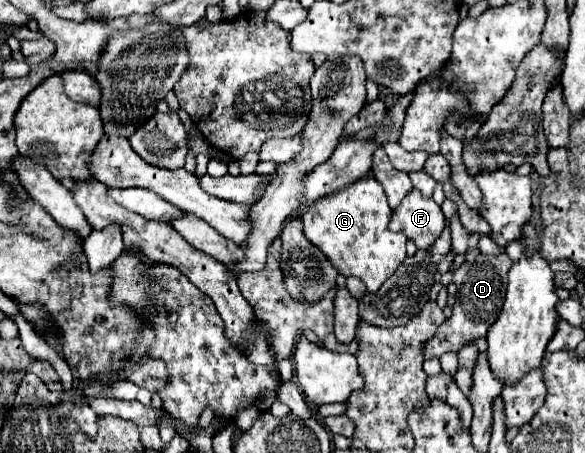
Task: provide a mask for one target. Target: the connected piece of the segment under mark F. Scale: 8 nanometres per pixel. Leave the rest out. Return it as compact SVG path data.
M411 189L393 211L389 229L405 233L419 249L427 249L427 245L439 237L443 225L445 217L441 207L431 197L419 193L419 189Z

